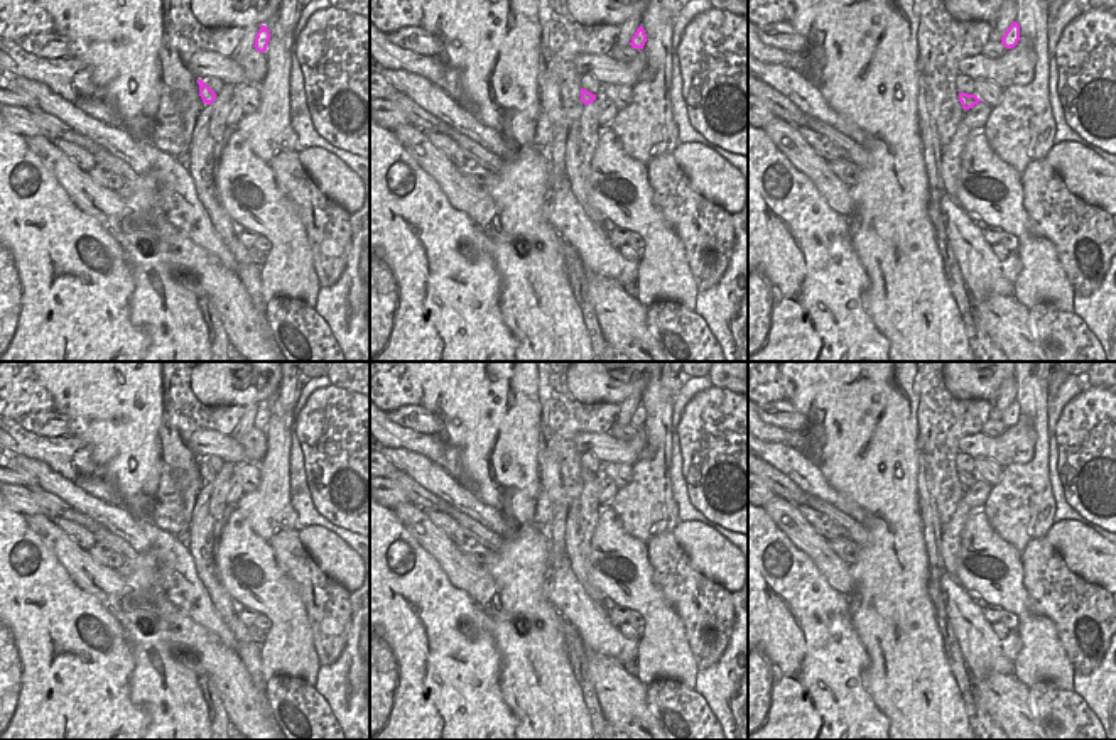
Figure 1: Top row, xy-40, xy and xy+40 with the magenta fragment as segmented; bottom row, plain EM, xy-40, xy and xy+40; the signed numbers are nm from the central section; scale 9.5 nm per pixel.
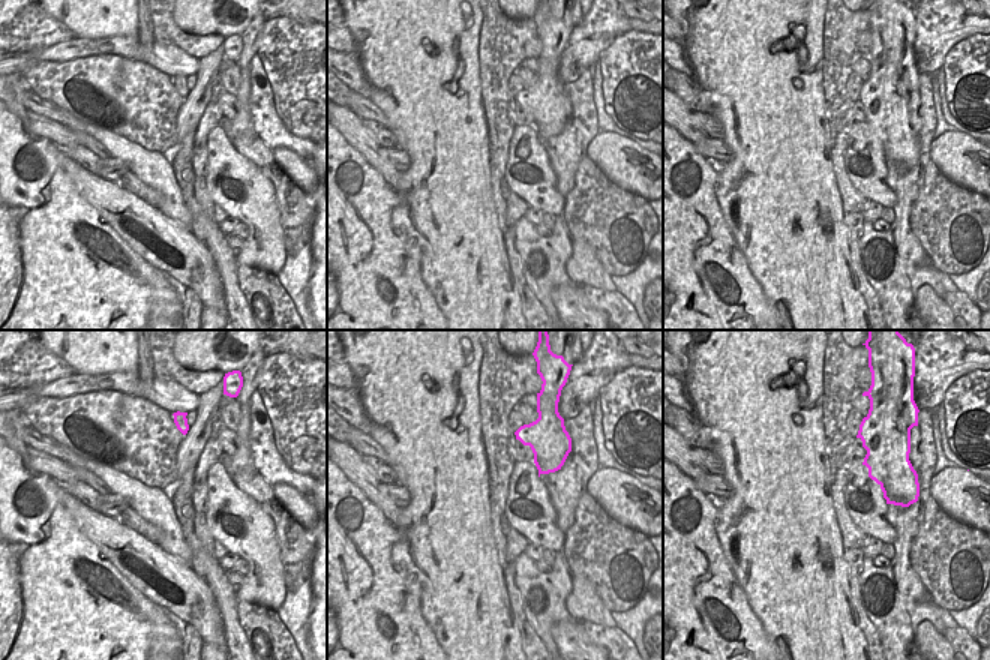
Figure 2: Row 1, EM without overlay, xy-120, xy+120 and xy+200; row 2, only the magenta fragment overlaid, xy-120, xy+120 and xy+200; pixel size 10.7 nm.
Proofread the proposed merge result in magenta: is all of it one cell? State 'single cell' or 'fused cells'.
single cell

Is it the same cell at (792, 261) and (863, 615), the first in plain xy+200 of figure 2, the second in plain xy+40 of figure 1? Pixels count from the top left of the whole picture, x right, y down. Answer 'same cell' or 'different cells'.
same cell

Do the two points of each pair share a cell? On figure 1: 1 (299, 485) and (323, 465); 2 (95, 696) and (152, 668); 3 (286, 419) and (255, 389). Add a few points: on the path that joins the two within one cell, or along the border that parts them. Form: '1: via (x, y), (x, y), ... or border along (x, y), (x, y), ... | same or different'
1: border along (297, 440), (303, 450), (309, 497), (321, 514) | different
2: border along (125, 641), (134, 661), (129, 698), (147, 715) | different
3: border along (277, 389), (265, 404) | different

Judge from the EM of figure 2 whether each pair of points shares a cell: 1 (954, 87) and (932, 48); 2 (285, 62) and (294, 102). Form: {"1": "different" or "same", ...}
{"1": "different", "2": "same"}

